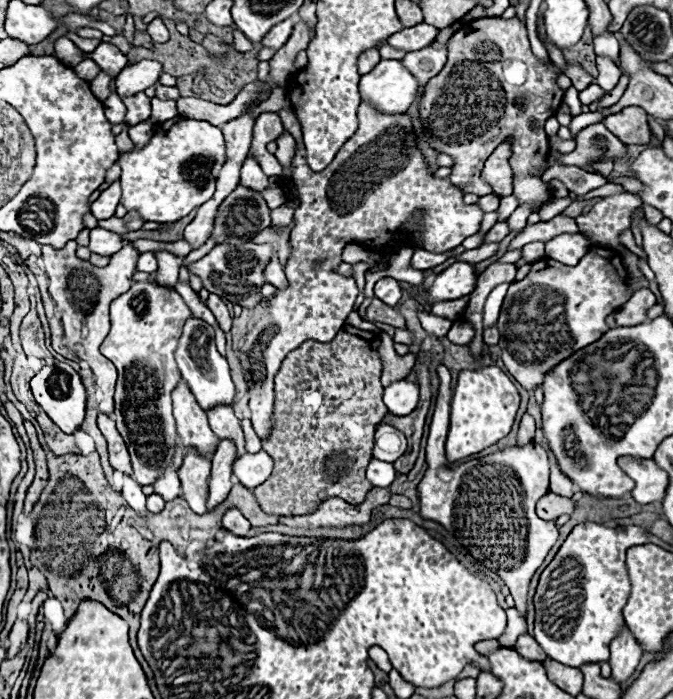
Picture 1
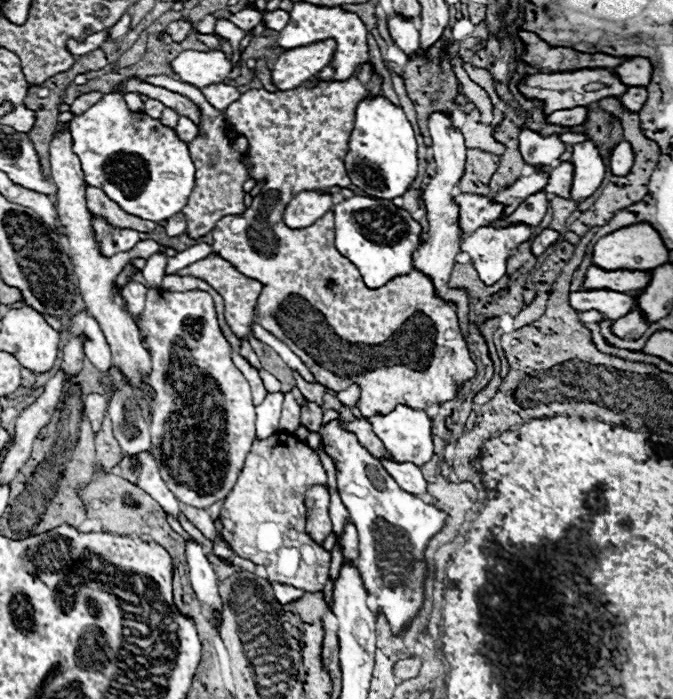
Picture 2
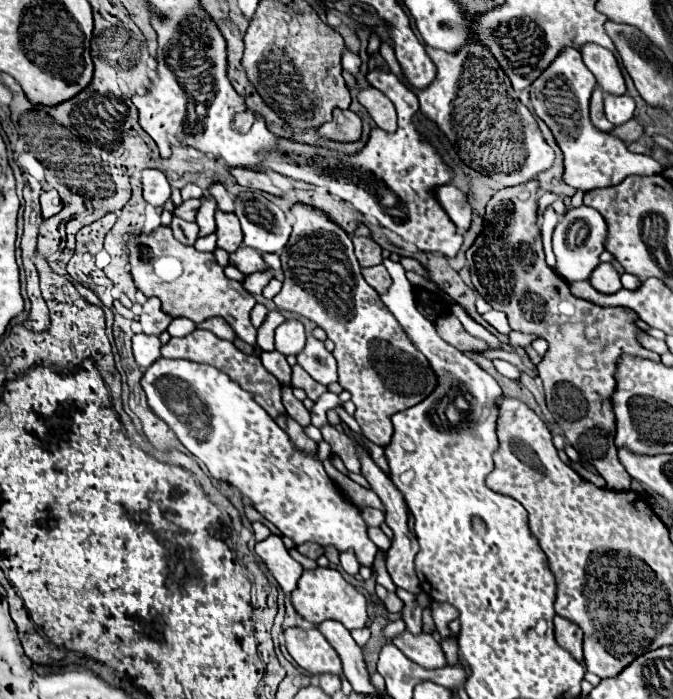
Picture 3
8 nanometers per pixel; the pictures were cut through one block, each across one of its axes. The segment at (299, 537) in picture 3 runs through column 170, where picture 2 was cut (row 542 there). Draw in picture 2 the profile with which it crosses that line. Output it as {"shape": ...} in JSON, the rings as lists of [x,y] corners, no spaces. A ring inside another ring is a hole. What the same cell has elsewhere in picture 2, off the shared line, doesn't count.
{"shape":[[[336,420],[322,428],[320,434],[326,452],[336,462],[340,498],[358,530],[360,556],[356,568],[360,570],[366,592],[376,596],[392,632],[400,634],[424,606],[424,580],[428,574],[424,552],[428,542],[444,528],[448,514],[404,492],[382,462],[364,450],[352,432],[344,432]]]}

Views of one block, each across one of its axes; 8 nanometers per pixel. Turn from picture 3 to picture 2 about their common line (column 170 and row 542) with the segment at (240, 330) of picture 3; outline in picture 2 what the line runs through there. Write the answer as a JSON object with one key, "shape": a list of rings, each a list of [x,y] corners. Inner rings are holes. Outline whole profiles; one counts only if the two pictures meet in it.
{"shape":[[[274,434],[266,440],[254,440],[252,452],[246,458],[244,470],[240,474],[238,484],[234,486],[232,494],[226,498],[222,510],[220,510],[220,520],[224,522],[224,538],[232,544],[232,550],[244,558],[250,560],[258,566],[264,566],[268,570],[268,580],[270,582],[282,582],[282,584],[290,584],[294,588],[306,590],[306,592],[320,592],[324,590],[326,582],[328,582],[328,570],[330,570],[330,554],[318,546],[310,534],[306,532],[306,506],[304,506],[304,496],[306,490],[314,484],[326,484],[328,474],[320,464],[320,456],[318,452],[314,452],[312,448],[308,448],[304,442],[300,442],[294,436],[286,436],[286,434]],[[280,548],[296,548],[300,552],[300,568],[296,572],[296,576],[292,578],[278,578],[276,576],[276,554]]]}

